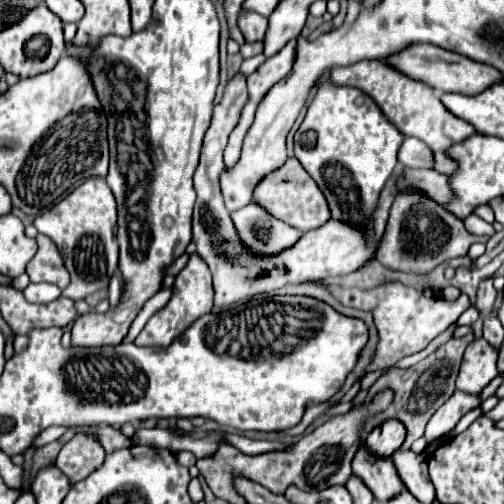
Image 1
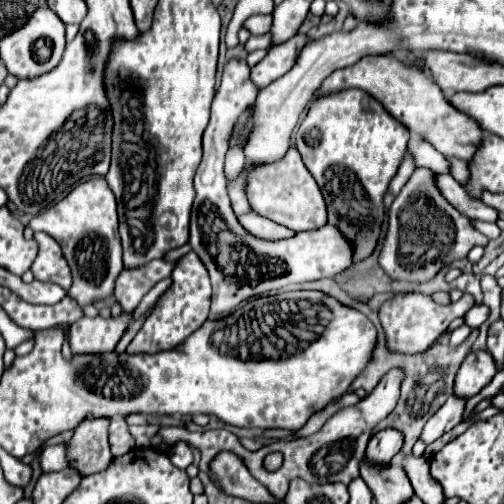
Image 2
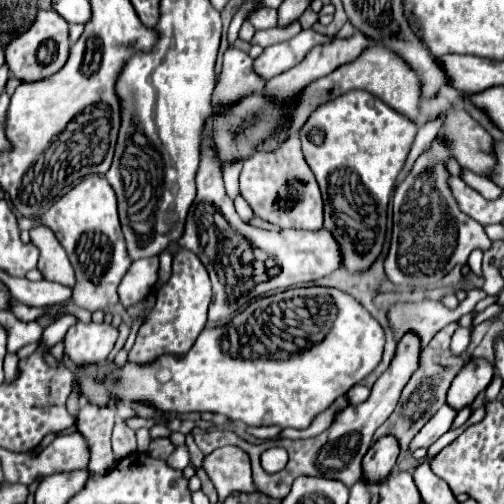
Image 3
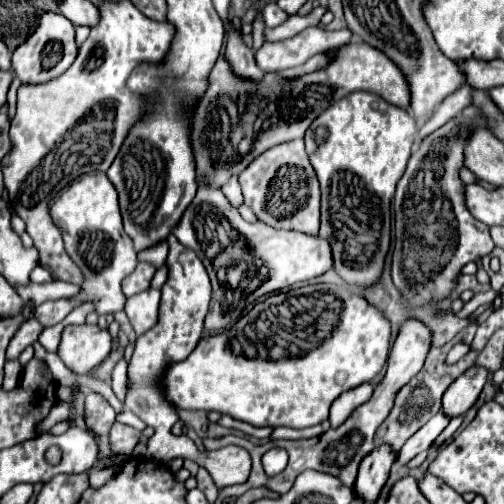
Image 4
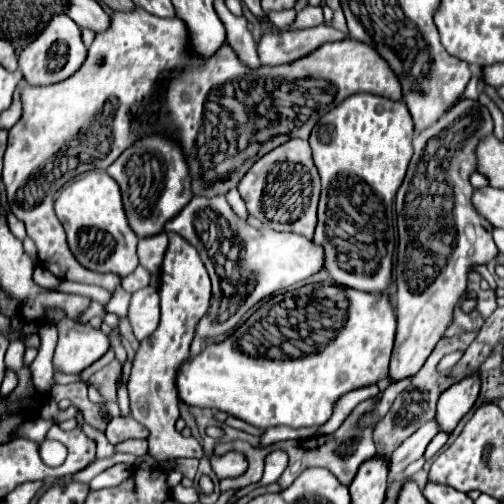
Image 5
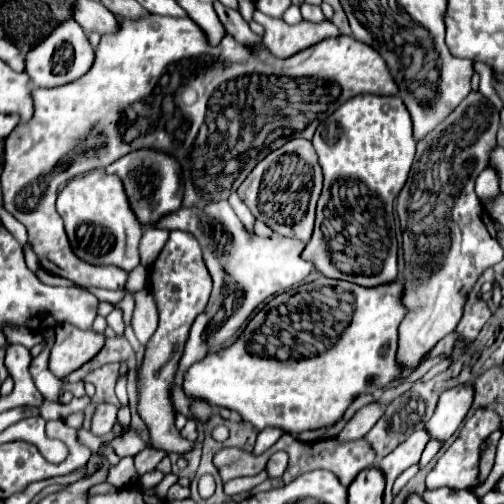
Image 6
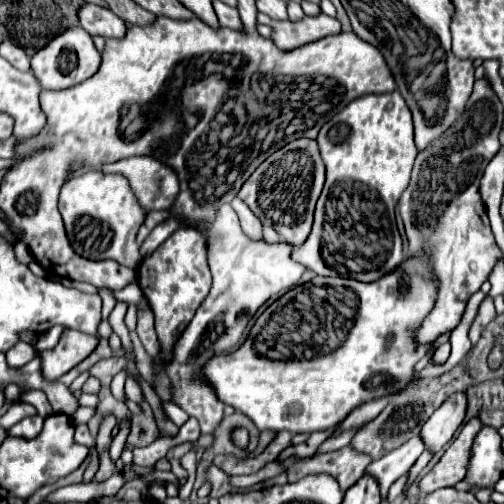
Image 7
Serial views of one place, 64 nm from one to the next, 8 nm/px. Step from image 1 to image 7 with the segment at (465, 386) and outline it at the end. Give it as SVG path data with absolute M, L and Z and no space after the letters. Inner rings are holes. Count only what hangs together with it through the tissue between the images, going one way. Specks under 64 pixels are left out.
M464 394L450 396L422 426L420 438L424 440L424 448L432 454L444 448L452 440L458 426L462 424L464 414L466 414L466 396Z

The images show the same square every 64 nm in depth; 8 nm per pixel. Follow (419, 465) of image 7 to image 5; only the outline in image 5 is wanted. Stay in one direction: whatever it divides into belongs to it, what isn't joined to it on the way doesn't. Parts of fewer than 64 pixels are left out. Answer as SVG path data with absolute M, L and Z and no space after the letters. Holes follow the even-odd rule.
M438 432L434 438L432 438L432 442L428 444L428 448L426 448L426 452L424 452L424 458L428 460L430 456L434 456L444 444L446 444L446 440L448 440L448 434L444 434L444 432Z

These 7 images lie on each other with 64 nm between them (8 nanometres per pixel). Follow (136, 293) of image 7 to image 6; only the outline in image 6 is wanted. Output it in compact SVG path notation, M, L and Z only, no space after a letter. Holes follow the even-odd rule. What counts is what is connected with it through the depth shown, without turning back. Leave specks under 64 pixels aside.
M88 288L94 296L98 296L98 300L108 300L108 302L112 302L112 304L118 304L126 294L134 294L134 292L130 292L130 290L126 290L126 288L122 288L122 290L100 290L100 288Z

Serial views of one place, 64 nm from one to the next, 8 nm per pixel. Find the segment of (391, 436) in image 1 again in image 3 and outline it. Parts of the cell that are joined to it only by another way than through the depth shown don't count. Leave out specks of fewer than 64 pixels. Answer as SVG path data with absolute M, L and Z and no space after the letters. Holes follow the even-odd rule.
M384 436L380 442L374 442L372 448L366 452L362 460L362 470L364 470L364 480L366 484L380 484L384 478L388 478L392 466L396 464L396 458L400 454L400 448L396 440Z

